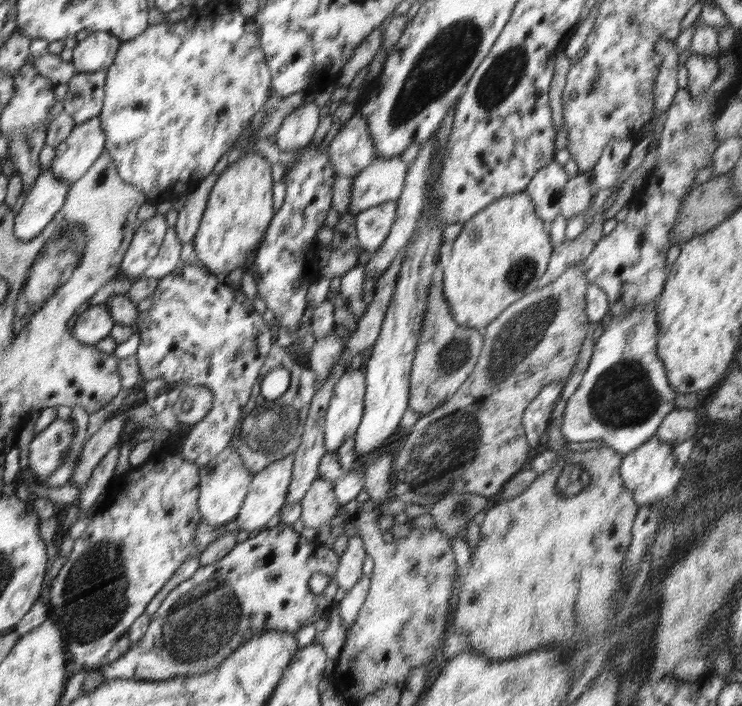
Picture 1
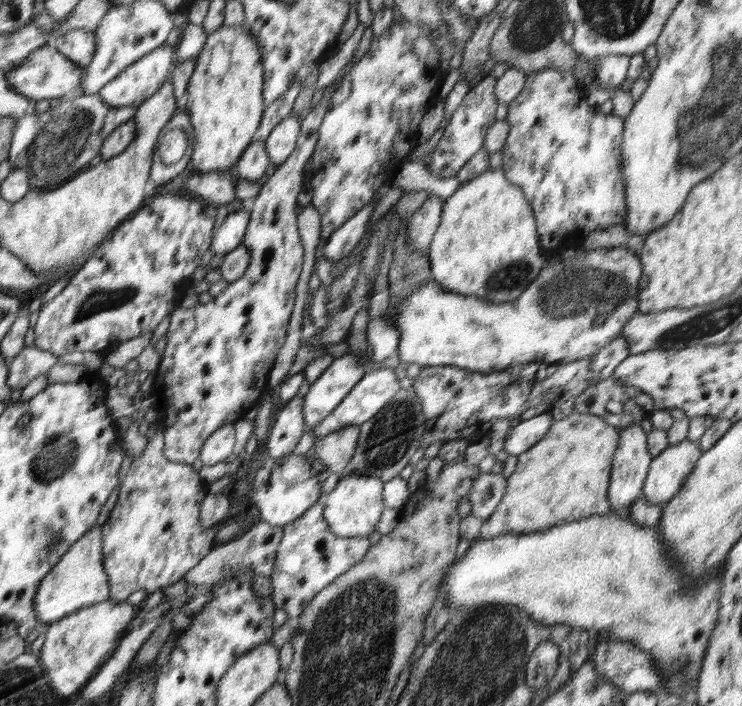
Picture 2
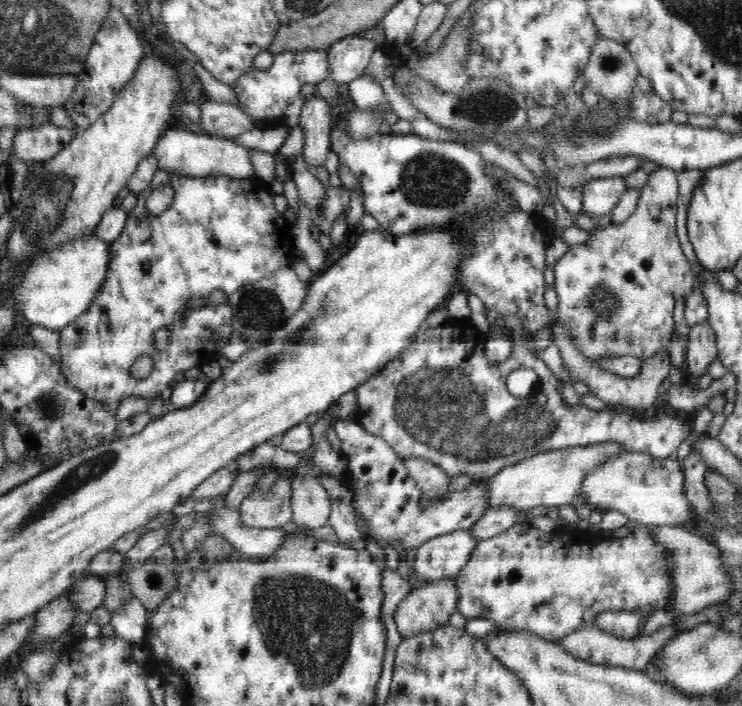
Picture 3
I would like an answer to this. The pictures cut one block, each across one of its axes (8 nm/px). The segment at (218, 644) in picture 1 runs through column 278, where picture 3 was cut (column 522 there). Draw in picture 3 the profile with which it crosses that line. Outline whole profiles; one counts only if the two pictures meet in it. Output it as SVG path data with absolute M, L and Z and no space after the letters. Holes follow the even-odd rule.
M520 520L508 530L476 545L470 560L455 578L458 587L457 611L467 619L488 619L504 630L528 631L559 644L565 634L594 627L593 618L600 612L644 612L648 608L663 612L668 600L675 594L670 574L664 547L652 539L648 525L644 523L637 523L629 535L605 537L598 532L562 526L545 532L528 521Z

